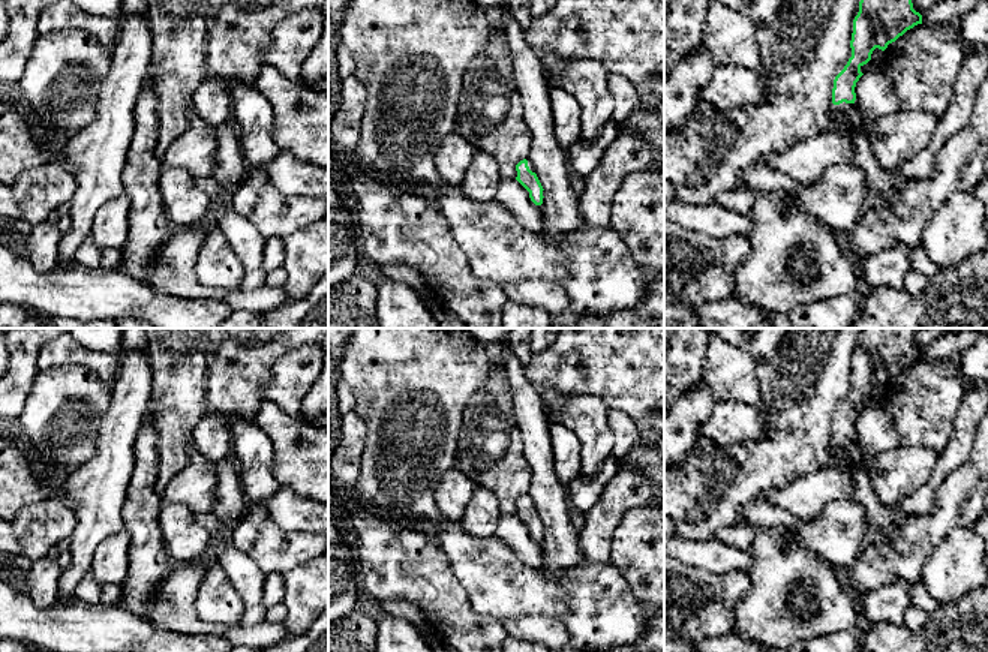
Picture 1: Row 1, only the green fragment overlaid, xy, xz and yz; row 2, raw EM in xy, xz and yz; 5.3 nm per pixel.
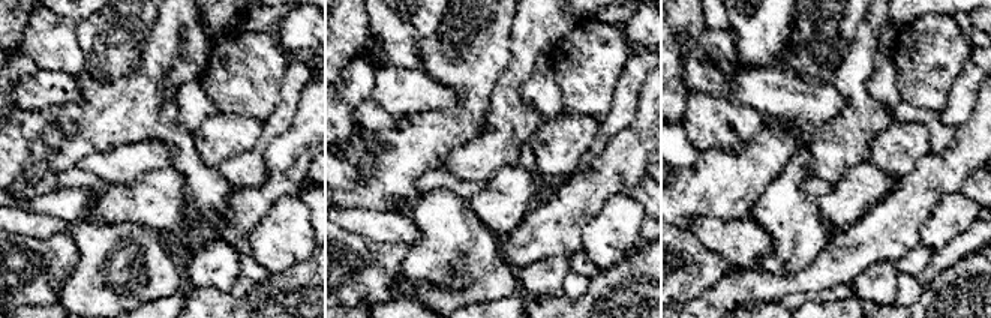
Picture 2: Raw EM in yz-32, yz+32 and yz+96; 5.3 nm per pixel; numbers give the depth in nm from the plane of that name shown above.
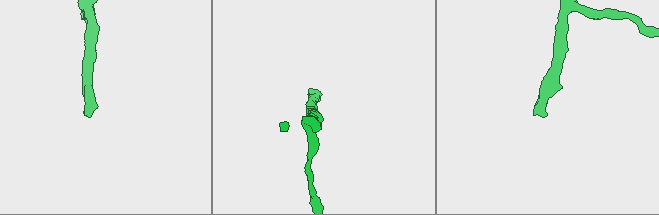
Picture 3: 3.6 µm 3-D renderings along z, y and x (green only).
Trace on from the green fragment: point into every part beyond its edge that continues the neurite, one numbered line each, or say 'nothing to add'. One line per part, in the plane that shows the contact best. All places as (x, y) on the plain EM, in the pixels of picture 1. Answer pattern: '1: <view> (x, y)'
1: yz (807, 496)

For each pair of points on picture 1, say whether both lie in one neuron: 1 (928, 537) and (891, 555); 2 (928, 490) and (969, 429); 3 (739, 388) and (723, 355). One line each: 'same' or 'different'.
1: same
2: same
3: same

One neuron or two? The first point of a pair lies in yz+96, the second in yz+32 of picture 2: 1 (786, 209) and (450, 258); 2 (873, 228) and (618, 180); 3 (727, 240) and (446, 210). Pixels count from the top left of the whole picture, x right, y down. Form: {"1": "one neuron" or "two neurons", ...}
{"1": "one neuron", "2": "one neuron", "3": "two neurons"}

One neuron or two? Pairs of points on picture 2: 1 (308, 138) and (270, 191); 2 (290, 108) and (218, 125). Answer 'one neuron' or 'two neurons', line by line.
1: one neuron
2: two neurons

